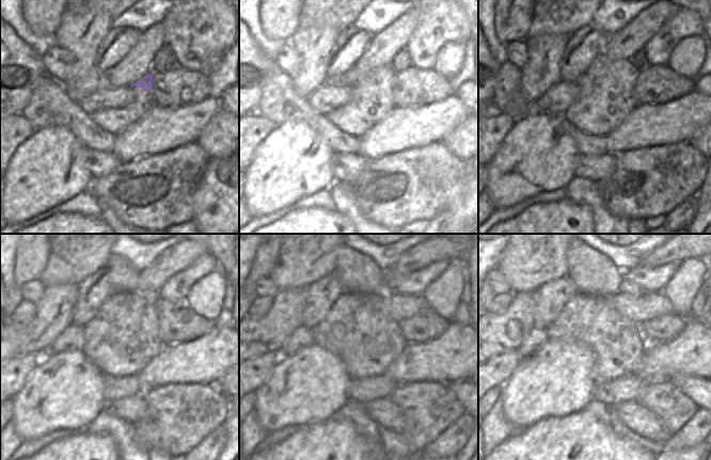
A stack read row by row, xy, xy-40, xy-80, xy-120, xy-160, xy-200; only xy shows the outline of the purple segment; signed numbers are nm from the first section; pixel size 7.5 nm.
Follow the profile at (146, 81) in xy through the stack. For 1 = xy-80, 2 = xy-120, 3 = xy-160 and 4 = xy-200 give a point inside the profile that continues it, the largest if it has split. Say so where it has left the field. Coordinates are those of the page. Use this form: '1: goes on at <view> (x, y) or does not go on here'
1: goes on at xy-80 (603, 70)
2: goes on at xy-120 (122, 308)
3: goes on at xy-160 (352, 313)
4: goes on at xy-200 (583, 315)

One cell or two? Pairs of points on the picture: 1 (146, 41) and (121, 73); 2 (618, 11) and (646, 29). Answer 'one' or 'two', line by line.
1: one
2: two

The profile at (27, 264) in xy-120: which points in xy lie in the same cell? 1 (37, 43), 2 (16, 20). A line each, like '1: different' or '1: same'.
1: different
2: different

